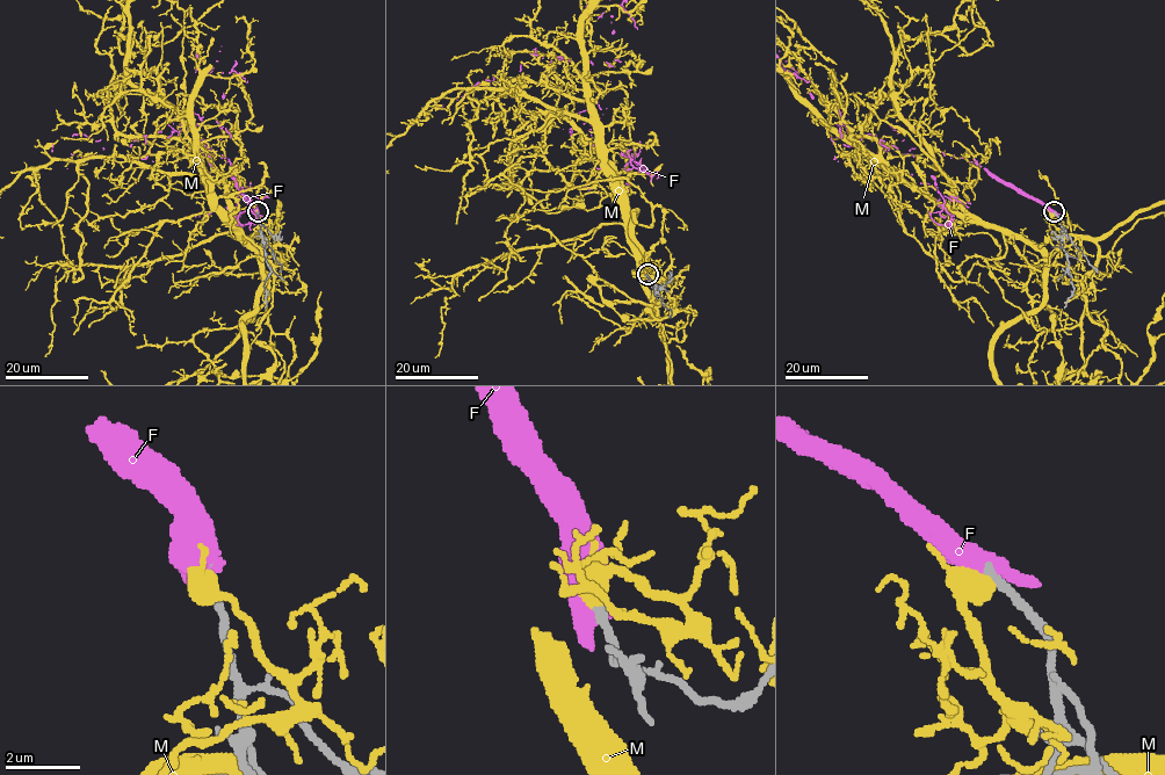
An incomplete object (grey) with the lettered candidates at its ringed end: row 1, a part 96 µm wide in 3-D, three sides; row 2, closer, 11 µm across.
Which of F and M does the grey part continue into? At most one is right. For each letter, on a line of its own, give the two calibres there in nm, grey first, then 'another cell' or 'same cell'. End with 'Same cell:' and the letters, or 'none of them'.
F: 280/500 nm | another cell
M: 280/420 nm | another cell
Same cell: none of them

